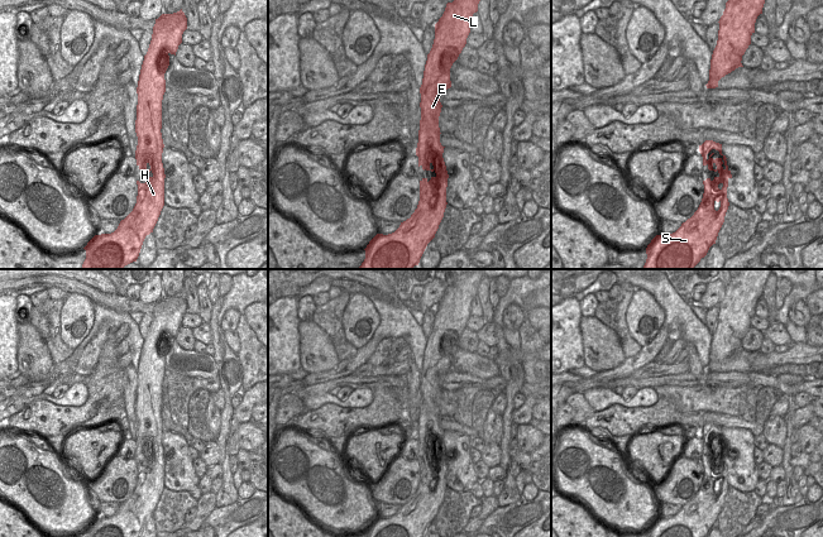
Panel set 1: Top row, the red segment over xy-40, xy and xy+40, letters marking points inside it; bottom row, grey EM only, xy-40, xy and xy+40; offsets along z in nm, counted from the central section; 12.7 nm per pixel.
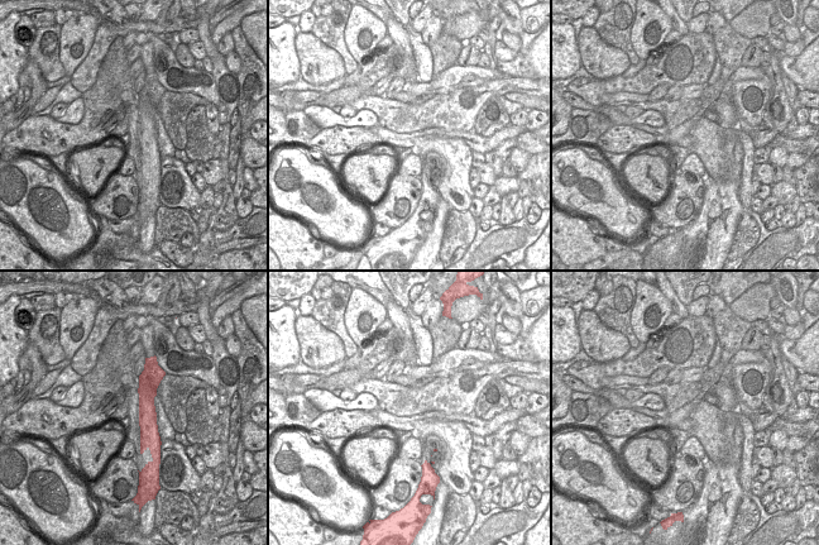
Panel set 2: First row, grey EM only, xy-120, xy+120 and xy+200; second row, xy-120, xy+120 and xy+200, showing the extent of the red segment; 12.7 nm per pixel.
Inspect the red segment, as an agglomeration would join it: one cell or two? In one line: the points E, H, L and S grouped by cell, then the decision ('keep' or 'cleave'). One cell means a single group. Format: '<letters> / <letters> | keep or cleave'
E H L S | keep

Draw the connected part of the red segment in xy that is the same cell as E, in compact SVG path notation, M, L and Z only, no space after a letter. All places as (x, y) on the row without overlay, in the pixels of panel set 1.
M482 269L464 272L453 286L448 286L442 299L435 307L435 322L425 347L421 377L421 403L416 438L418 450L435 455L436 459L420 464L420 484L410 502L388 518L377 517L367 528L365 537L424 537L427 527L435 521L446 492L448 454L442 441L444 431L440 426L439 399L441 395L440 378L451 370L450 351L466 327L470 316L470 305L478 294L478 287L484 278Z

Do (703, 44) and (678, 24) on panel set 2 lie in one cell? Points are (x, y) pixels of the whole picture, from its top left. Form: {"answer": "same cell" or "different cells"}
{"answer": "different cells"}

